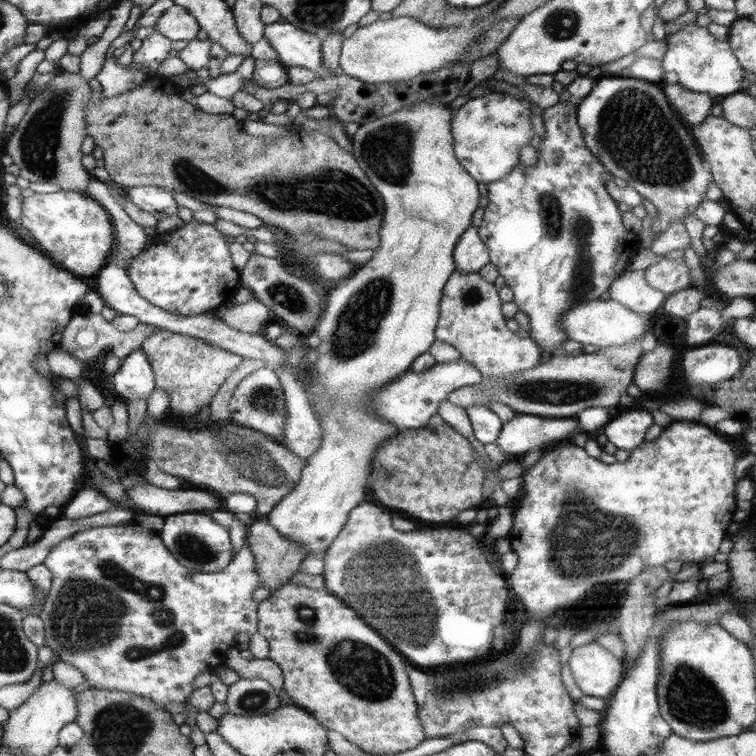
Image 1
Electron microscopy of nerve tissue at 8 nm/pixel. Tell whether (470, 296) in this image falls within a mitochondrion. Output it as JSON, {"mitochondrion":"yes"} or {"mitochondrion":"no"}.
{"mitochondrion":"yes"}

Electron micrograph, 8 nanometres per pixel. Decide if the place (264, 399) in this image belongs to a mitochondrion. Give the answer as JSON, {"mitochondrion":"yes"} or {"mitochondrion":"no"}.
{"mitochondrion":"yes"}

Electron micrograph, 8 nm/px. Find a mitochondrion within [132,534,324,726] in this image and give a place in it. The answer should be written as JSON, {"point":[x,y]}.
{"point":[255,700]}

